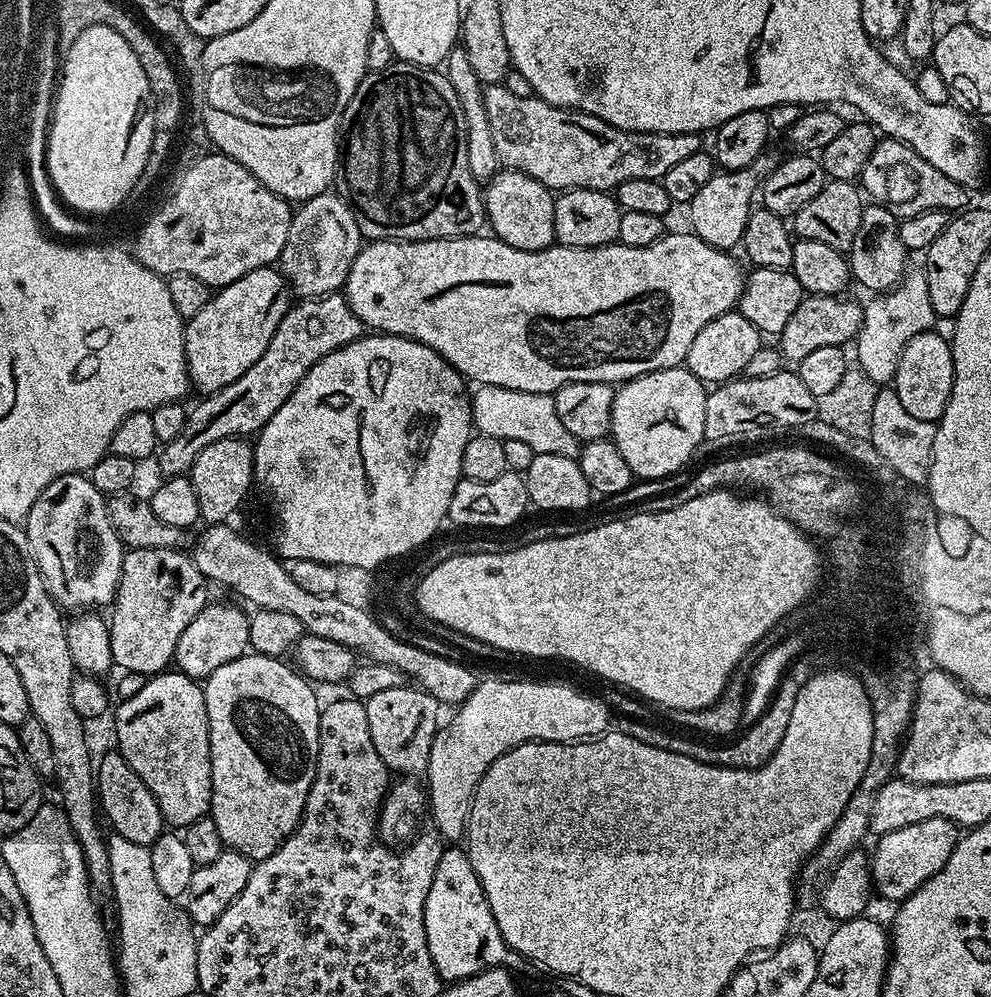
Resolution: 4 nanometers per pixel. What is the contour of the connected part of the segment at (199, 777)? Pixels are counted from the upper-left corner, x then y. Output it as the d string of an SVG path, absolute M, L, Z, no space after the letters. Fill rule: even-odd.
M165 670L147 677L145 685L136 690L133 696L119 701L120 709L115 709L117 726L116 747L120 756L146 782L150 794L162 810L165 825L182 830L190 822L209 815L212 807L212 755L210 754L210 734L204 689L179 670Z

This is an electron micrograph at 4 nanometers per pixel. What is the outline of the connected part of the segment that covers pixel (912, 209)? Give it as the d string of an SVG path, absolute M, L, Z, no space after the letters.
M891 138L881 139L877 143L864 167L863 180L863 191L869 197L872 195L871 199L875 203L890 210L898 218L922 214L926 210L956 214L970 204L969 189L965 185L946 178L942 170L934 170L934 166L930 166L930 162L926 162L926 158L922 158L910 146Z

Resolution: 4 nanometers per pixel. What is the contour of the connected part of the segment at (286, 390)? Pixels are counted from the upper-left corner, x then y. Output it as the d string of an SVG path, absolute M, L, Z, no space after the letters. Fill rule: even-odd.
M343 295L304 298L296 303L289 307L274 338L270 338L266 354L262 354L262 358L258 358L258 362L254 362L254 366L250 366L242 378L222 390L205 395L204 401L188 412L182 434L159 449L158 461L165 477L187 473L194 458L198 458L200 451L210 446L210 442L218 442L227 436L248 438L259 433L264 424L270 422L278 406L282 406L282 402L294 394L314 362L326 358L326 354L335 348L346 346L365 335L364 323L358 314L354 314L354 310L350 310Z

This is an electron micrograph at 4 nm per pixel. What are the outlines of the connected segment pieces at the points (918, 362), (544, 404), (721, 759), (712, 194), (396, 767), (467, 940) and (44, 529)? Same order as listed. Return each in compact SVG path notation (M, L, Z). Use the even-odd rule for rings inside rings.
M934 331L914 334L898 358L898 370L894 377L894 391L906 414L922 422L936 424L950 402L950 390L954 386L954 358L952 345Z
M489 384L477 387L475 390L477 391L476 397L473 395L470 403L472 405L472 422L479 435L493 436L503 441L518 439L521 442L526 442L526 445L530 446L530 450L535 453L579 457L582 447L581 441L576 440L574 434L570 434L570 430L566 430L566 426L562 426L562 418L558 418L555 395L547 392L519 392L502 386L490 386Z
M792 674L792 682L794 682L794 686L790 687L781 682L777 686L768 708L764 711L766 718L758 717L757 720L751 721L747 725L748 729L745 730L744 728L735 737L737 740L733 744L726 745L725 748L707 748L704 744L691 744L684 736L675 736L672 732L663 732L662 729L655 728L652 724L643 724L640 720L618 721L617 719L614 728L617 732L630 734L634 738L638 738L638 742L646 742L648 746L658 746L662 750L674 750L678 754L693 756L707 764L727 764L729 768L758 768L767 760L772 759L772 755L776 753L782 742L782 734L786 734L786 726L790 726L790 714L794 711L794 702L798 702L798 694L802 683L801 677Z
M755 162L742 170L720 170L713 175L688 205L689 227L696 236L702 238L708 245L729 251L735 249L743 241L746 222L754 207L754 201L761 185L761 180L756 177Z
M415 686L382 690L367 700L370 738L374 738L374 750L378 750L378 758L382 758L389 773L401 772L400 776L404 778L420 778L427 773L431 742L438 729L436 719L440 711L440 701Z
M445 847L426 898L424 921L426 946L441 981L465 980L485 968L503 965L504 955L509 955L510 949L494 922L494 914L488 910L488 899L480 891L480 880L470 867L470 858L463 847Z
M75 472L54 478L22 527L28 533L30 550L52 599L61 609L100 610L116 599L116 587L122 574L125 547L110 526L108 501L93 486L87 475Z

